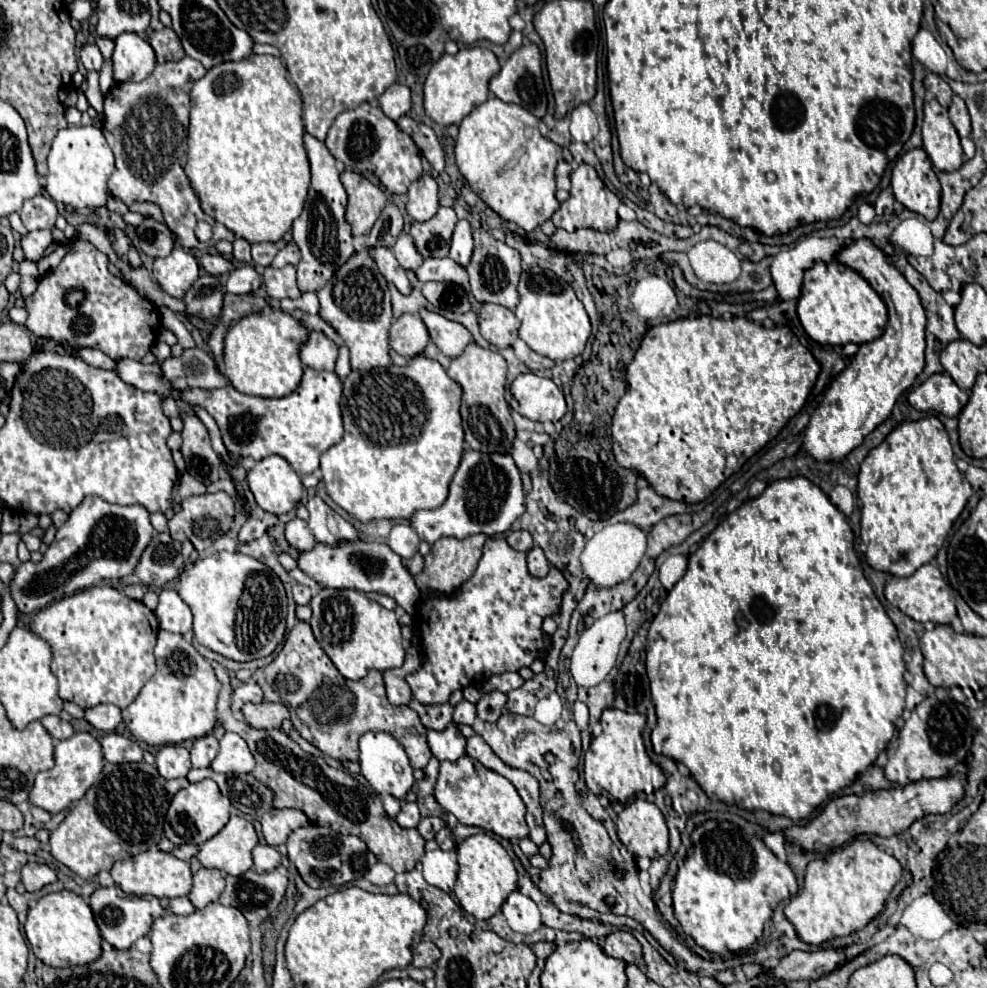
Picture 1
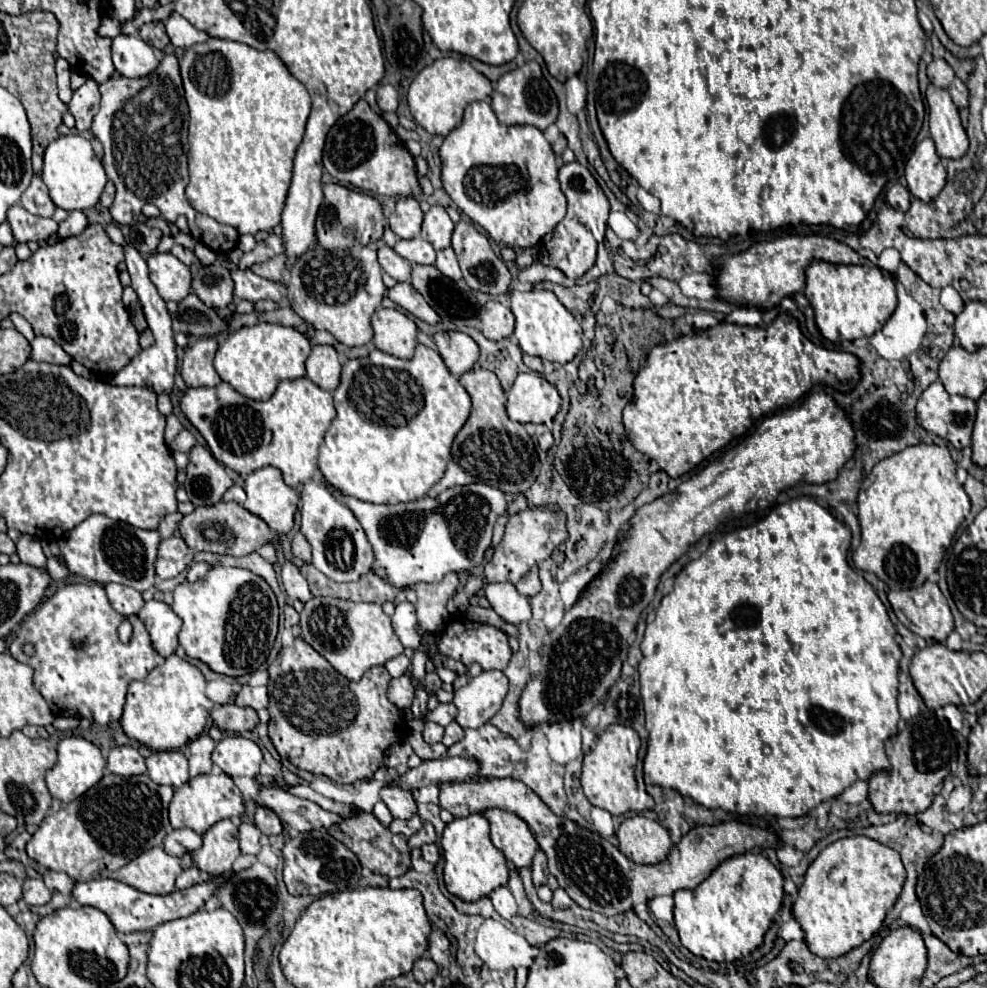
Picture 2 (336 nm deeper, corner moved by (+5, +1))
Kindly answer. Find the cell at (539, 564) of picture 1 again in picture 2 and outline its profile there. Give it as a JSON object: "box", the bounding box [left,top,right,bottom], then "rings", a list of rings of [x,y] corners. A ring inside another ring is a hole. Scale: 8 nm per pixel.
{"box":[517,569,541,597],"rings":[[[533,569],[531,573],[527,573],[517,585],[517,591],[523,595],[523,597],[533,597],[541,591],[541,581],[539,581],[539,575],[537,575],[537,569]]]}

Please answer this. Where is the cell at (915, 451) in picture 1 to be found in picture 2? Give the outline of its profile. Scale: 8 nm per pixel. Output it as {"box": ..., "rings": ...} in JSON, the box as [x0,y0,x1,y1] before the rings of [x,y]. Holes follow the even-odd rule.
{"box":[853,445,971,589],"rings":[[[913,445],[893,457],[879,461],[859,491],[857,505],[861,545],[853,551],[853,563],[861,571],[875,573],[891,589],[921,587],[927,577],[937,571],[959,525],[971,509],[965,489],[955,479],[955,463],[949,455],[949,449],[939,445]]]}

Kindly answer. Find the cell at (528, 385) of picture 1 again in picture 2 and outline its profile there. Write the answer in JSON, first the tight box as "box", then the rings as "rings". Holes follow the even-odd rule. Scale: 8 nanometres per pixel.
{"box":[507,372,561,423],"rings":[[[535,372],[519,374],[507,393],[509,419],[519,423],[549,423],[560,407],[561,397],[555,385]]]}

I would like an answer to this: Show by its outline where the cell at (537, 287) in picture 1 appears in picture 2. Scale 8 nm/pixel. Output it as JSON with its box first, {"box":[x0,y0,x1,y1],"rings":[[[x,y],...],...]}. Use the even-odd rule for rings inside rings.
{"box":[511,291,583,365],"rings":[[[511,291],[511,311],[515,315],[515,337],[527,355],[563,365],[583,348],[580,325],[551,291]]]}

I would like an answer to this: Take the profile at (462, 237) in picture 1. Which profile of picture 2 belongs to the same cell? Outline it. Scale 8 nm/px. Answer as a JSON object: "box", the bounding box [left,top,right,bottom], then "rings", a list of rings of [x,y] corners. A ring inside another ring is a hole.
{"box":[435,247,461,281],"rings":[[[451,247],[443,249],[443,251],[437,251],[437,263],[435,267],[445,275],[449,277],[451,281],[459,281],[461,279],[461,269],[459,269],[459,263],[457,263],[457,257],[453,253]]]}

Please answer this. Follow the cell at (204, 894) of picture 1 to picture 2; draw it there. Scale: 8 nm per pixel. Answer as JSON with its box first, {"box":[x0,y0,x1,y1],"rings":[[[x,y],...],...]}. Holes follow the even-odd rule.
{"box":[177,867,205,889],"rings":[[[191,867],[177,877],[177,889],[187,889],[187,887],[203,883],[203,881],[205,881],[205,875],[197,867]]]}

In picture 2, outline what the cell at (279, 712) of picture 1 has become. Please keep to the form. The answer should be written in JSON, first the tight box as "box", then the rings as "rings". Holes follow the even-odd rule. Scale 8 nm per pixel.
{"box":[211,703,259,733],"rings":[[[235,703],[213,707],[211,719],[221,731],[227,731],[227,733],[245,733],[255,729],[255,725],[259,723],[259,717],[253,709],[237,707]]]}

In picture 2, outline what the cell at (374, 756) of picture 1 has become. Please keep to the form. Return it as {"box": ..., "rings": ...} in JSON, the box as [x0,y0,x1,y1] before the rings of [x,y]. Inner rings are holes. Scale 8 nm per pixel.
{"box":[381,785,417,819],"rings":[[[385,785],[381,787],[381,799],[395,819],[411,819],[413,815],[417,815],[417,803],[411,791],[399,789],[397,785]]]}

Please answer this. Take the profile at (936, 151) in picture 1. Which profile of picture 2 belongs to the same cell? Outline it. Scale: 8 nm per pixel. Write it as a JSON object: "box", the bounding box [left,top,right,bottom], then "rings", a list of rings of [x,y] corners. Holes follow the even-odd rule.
{"box":[927,85,969,159],"rings":[[[935,85],[927,87],[929,125],[937,153],[947,159],[961,159],[969,149],[969,137],[961,125],[959,109],[955,107],[947,89]]]}

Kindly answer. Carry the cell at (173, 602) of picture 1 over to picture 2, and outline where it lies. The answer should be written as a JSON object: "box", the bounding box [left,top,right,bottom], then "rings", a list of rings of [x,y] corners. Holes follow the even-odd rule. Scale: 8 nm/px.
{"box":[137,601,181,657],"rings":[[[147,601],[137,613],[149,631],[151,643],[161,657],[169,657],[177,649],[177,633],[181,629],[181,619],[163,601]]]}

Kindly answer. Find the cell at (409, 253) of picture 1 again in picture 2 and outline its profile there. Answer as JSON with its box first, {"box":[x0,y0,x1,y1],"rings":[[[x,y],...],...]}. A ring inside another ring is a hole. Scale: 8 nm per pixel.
{"box":[395,237,435,265],"rings":[[[413,237],[407,241],[399,241],[395,245],[395,251],[407,259],[409,263],[419,263],[419,265],[433,265],[435,263],[435,249],[429,241],[421,239],[421,237]]]}

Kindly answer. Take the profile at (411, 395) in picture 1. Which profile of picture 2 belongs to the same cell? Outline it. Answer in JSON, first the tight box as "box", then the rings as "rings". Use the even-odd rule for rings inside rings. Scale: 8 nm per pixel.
{"box":[319,345,471,503],"rings":[[[417,345],[413,359],[399,359],[379,349],[367,357],[347,359],[341,385],[333,391],[337,415],[331,421],[319,451],[319,469],[327,483],[345,495],[369,503],[401,503],[421,499],[445,473],[451,443],[471,413],[471,397],[459,379],[449,373],[435,349]]]}

